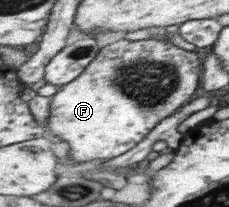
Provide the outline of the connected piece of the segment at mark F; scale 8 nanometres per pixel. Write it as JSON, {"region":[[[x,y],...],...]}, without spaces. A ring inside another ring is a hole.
{"region":[[[158,37],[139,41],[124,38],[102,49],[80,77],[61,87],[52,97],[52,116],[48,128],[68,142],[69,157],[81,164],[94,159],[119,158],[134,150],[162,121],[177,114],[186,103],[194,99],[200,89],[202,71],[202,59],[194,51],[186,51]]]}

